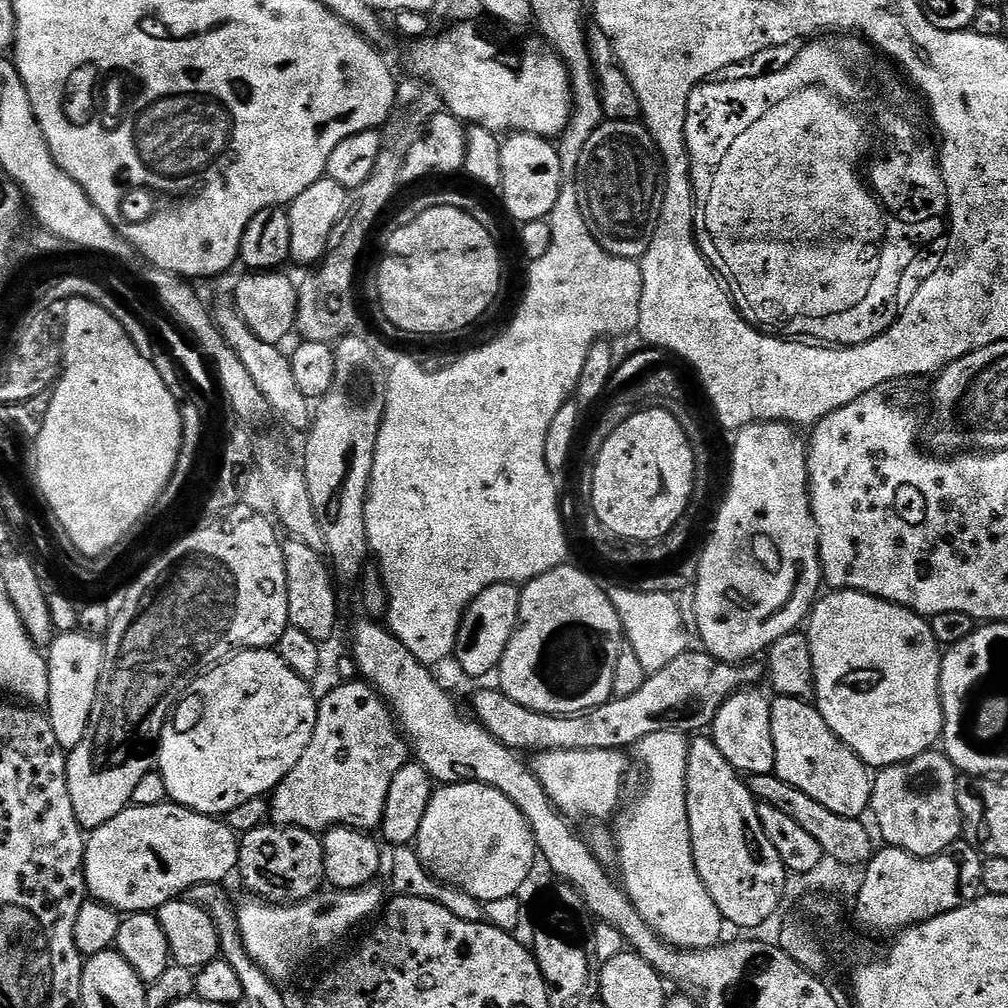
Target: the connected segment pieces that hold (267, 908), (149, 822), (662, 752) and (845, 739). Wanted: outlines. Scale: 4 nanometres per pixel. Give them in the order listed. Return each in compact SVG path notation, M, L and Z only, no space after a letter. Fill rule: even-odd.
M373 882L351 890L321 890L310 898L287 906L269 905L254 898L249 899L249 904L242 906L240 904L237 911L238 926L245 949L253 962L268 975L269 979L275 982L288 980L307 960L312 960L319 952L334 947L355 924L362 923L367 916L375 917L383 909L386 895L384 896L383 890L378 885L379 883Z
M165 802L158 806L142 806L141 808L129 806L122 810L122 814L110 818L110 822L91 829L90 835L87 837L84 845L84 887L87 895L91 897L95 903L104 904L117 914L131 914L133 912L155 913L166 902L181 899L184 892L190 890L191 887L198 886L199 884L220 884L226 881L224 879L226 879L228 875L233 875L233 873L236 872L236 863L238 862L239 853L240 842L237 834L232 832L231 829L219 819L202 816L198 812L191 812L191 810L184 808L181 804L173 804L171 802Z
M659 732L658 734L650 734L646 738L642 738L634 745L634 753L636 752L637 758L640 759L640 764L644 767L644 776L648 781L644 784L644 793L633 804L625 803L619 809L618 815L614 820L614 835L616 837L616 864L618 865L618 869L620 868L621 876L619 876L619 879L622 881L624 891L627 892L630 899L634 902L638 914L642 914L644 921L660 935L662 940L672 945L673 948L688 948L693 952L694 950L702 950L703 948L715 948L717 944L721 943L725 939L724 928L726 929L726 921L724 915L718 910L718 906L714 906L714 898L710 898L710 894L706 890L706 886L694 866L694 858L692 857L690 822L688 821L688 811L686 810L686 766L688 765L689 743L689 737L685 733Z
M832 590L817 599L807 621L806 635L812 665L816 675L816 691L814 703L820 709L826 726L846 745L853 754L864 761L872 770L883 770L895 764L904 764L921 756L923 752L931 752L937 747L938 741L944 735L944 707L940 704L940 661L942 659L942 646L934 638L931 623L925 617L911 612L897 604L879 600L876 596L868 596L864 592L850 592L847 590Z

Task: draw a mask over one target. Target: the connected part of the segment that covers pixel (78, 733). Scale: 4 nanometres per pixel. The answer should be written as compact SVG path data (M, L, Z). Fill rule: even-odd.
M68 630L57 635L60 637L49 648L46 648L48 661L48 699L46 701L48 720L46 719L46 724L50 729L51 739L64 750L76 748L78 742L82 742L88 729L94 698L98 690L104 646L99 639L95 640L94 637L88 635L92 634L85 634L80 630Z

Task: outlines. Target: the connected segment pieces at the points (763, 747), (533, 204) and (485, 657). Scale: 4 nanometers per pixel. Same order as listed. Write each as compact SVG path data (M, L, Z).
M741 690L720 707L710 725L710 739L722 750L722 758L730 762L737 772L745 777L773 774L776 770L774 758L774 738L770 730L769 697L764 697L760 690Z
M518 132L509 135L500 146L500 187L499 195L504 195L504 208L513 216L520 220L521 225L529 224L535 220L543 220L551 214L554 202L562 187L563 165L560 163L560 153L557 145L551 139L543 136L531 136L525 132Z
M495 584L475 596L460 619L454 660L468 676L488 676L497 671L506 646L516 629L520 609L520 588L515 584Z

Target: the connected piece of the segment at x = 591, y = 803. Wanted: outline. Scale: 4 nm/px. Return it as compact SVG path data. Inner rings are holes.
M620 750L538 752L533 759L536 761L531 761L530 767L558 811L569 818L589 816L589 821L604 822L617 815L625 799L624 779L628 776L628 760L624 756L627 755Z

